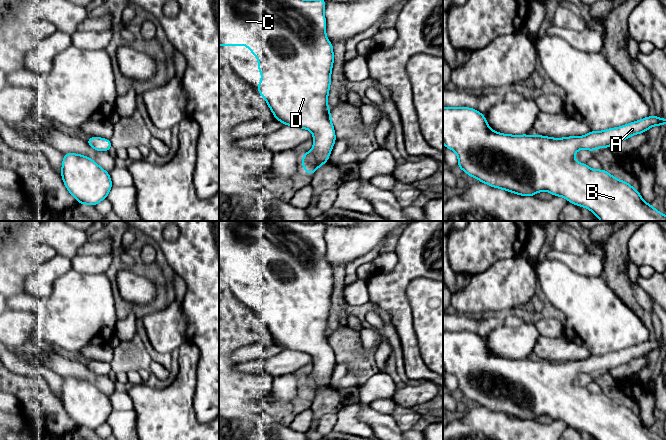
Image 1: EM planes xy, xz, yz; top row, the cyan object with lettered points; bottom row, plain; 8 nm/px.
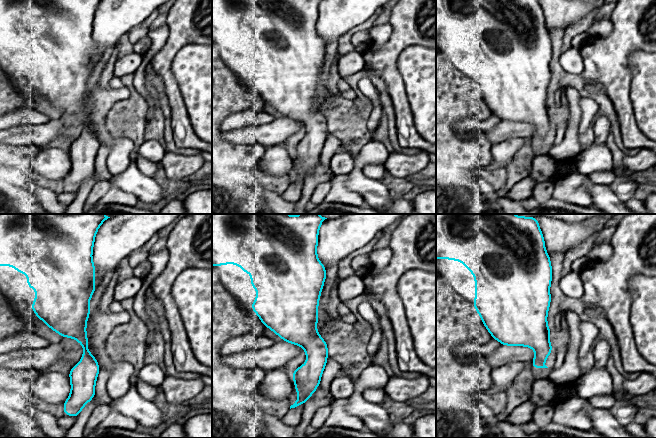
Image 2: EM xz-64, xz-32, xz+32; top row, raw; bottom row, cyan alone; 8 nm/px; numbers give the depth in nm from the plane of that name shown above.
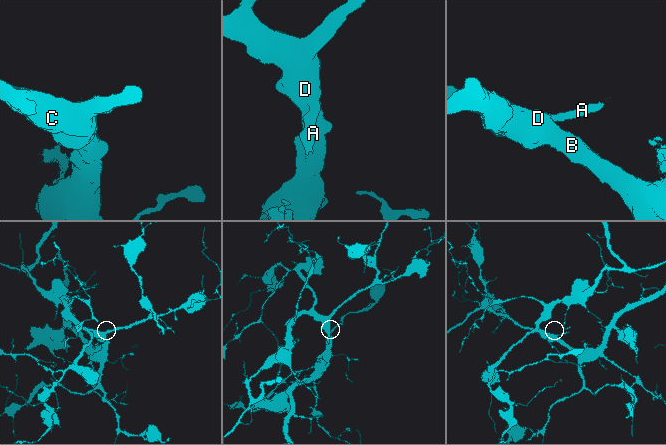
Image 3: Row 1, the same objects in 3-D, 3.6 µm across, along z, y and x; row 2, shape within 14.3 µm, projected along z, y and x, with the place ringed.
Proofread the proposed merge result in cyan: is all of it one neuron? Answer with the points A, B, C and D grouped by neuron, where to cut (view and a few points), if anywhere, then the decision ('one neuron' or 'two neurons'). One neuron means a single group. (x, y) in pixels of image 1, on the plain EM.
A B C D; no cut; one neuron

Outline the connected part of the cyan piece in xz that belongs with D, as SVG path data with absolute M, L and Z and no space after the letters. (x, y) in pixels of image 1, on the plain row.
M219 221L219 269L246 269L258 282L258 295L262 297L257 315L266 324L275 343L283 349L308 353L313 357L314 370L303 378L301 386L303 394L309 399L328 386L337 364L328 332L334 277L333 269L326 260L326 227L325 223L295 221Z

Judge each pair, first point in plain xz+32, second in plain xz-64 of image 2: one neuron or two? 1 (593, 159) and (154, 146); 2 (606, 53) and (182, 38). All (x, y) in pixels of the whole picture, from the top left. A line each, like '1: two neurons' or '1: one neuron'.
1: one neuron
2: one neuron

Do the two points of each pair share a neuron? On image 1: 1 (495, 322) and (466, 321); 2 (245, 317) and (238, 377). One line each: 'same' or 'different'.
1: same
2: same

